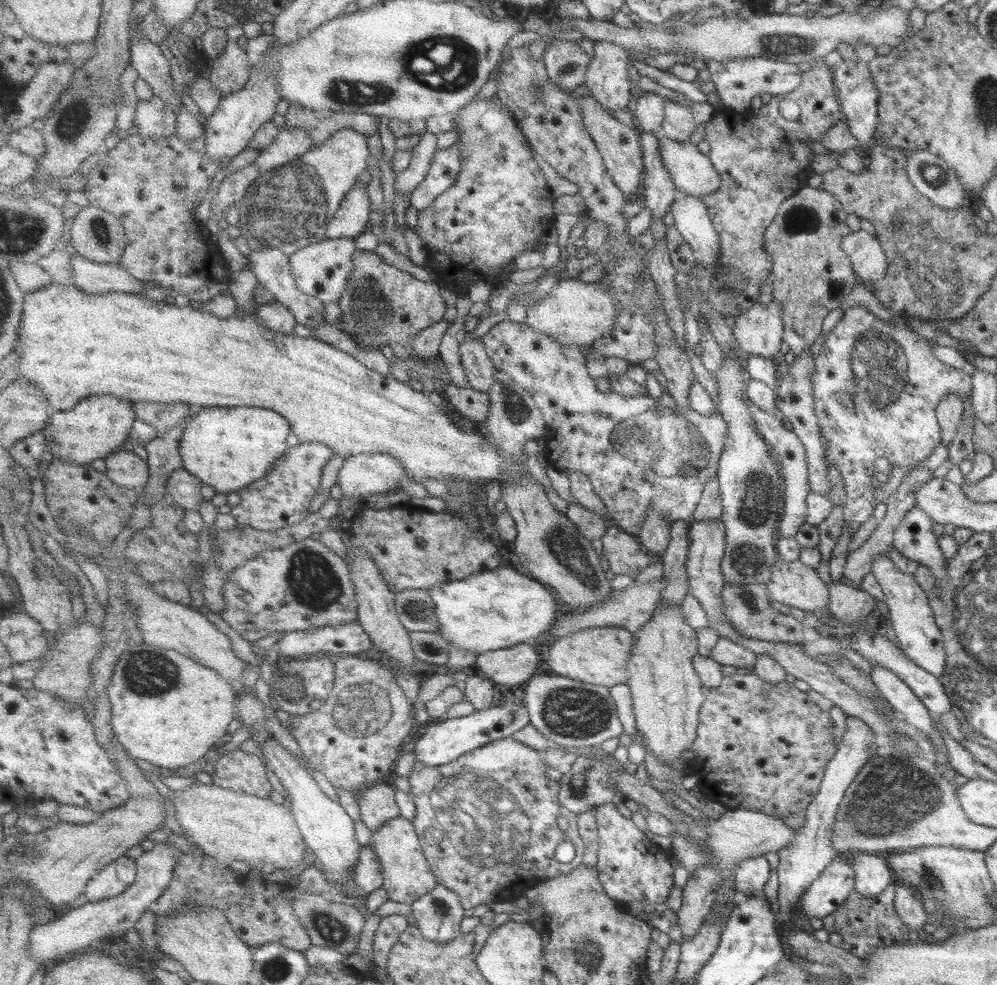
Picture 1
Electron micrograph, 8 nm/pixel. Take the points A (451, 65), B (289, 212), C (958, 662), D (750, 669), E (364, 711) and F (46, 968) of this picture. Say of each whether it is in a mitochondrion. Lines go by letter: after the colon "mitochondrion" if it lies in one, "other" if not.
A: mitochondrion
B: mitochondrion
C: mitochondrion
D: other
E: mitochondrion
F: other

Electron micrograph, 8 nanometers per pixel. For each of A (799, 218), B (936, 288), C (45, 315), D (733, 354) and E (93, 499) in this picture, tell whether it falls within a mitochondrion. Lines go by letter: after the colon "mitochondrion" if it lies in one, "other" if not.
A: mitochondrion
B: mitochondrion
C: other
D: other
E: other

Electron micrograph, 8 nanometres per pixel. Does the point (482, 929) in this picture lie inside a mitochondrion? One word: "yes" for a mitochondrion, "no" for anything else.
no

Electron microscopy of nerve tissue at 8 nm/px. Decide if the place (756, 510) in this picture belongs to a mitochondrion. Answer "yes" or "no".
yes

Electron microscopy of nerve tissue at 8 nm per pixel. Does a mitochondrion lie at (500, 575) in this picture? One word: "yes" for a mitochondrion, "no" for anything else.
no

